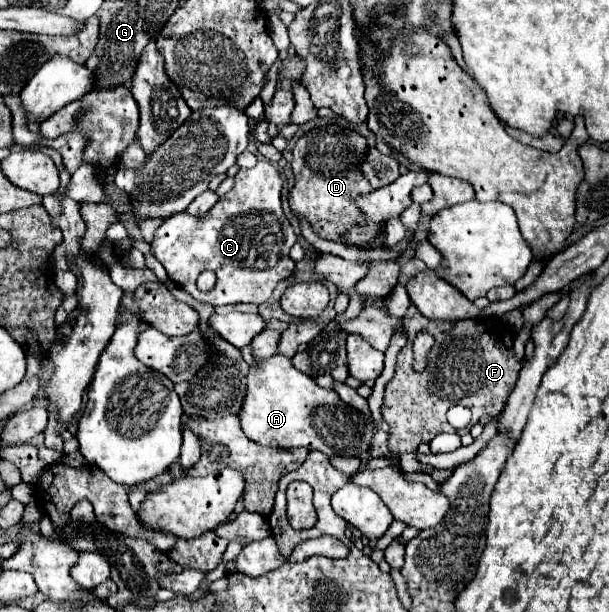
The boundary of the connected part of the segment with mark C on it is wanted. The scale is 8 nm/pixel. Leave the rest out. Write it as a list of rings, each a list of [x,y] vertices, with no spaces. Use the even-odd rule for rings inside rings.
[[[259,159],[259,163],[253,169],[239,169],[239,173],[235,175],[233,189],[225,197],[221,197],[215,203],[215,207],[205,213],[205,217],[191,217],[187,213],[177,213],[165,219],[155,233],[155,239],[151,243],[151,253],[165,267],[167,275],[199,301],[211,305],[265,303],[271,297],[275,285],[287,279],[295,271],[295,261],[289,257],[289,249],[295,243],[295,233],[281,209],[281,187],[283,179],[267,159]],[[203,271],[213,271],[217,275],[217,283],[209,293],[199,291],[195,285],[199,273]]]

